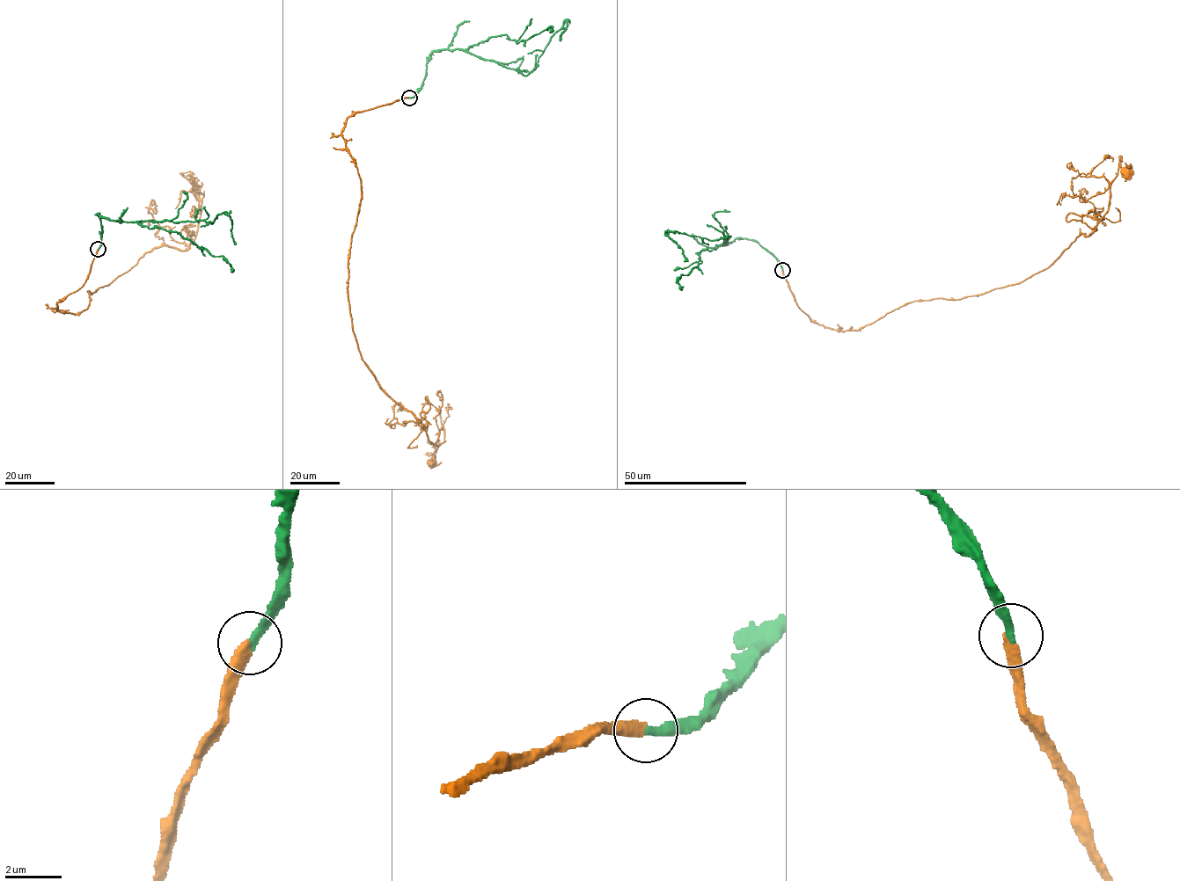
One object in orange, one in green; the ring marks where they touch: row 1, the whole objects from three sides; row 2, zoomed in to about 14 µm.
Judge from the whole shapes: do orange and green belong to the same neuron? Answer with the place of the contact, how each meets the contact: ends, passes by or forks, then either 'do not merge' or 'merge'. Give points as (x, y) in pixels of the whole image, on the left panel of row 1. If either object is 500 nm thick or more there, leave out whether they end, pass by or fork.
place (98, 249); orange ends; green ends; merge

